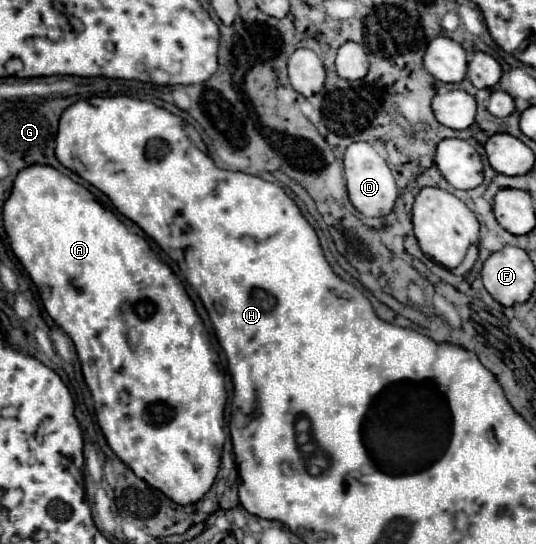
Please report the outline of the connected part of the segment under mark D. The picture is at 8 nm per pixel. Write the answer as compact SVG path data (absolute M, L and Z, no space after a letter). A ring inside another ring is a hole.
M351 143L345 151L345 179L349 199L365 217L385 217L393 211L397 199L397 185L393 175L387 175L387 161L369 143Z

